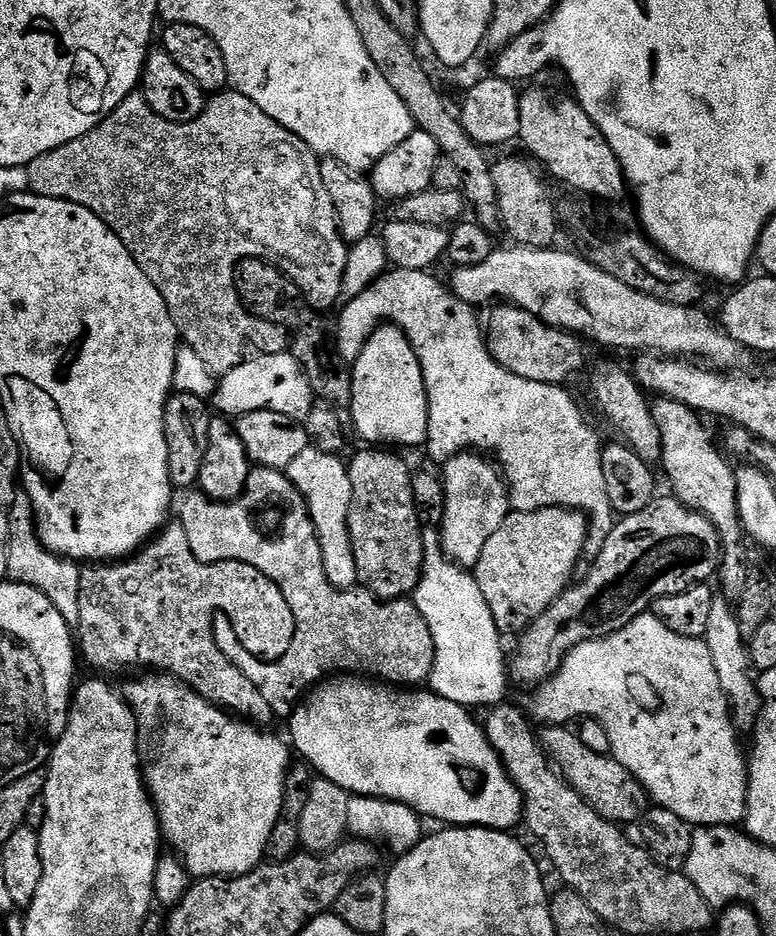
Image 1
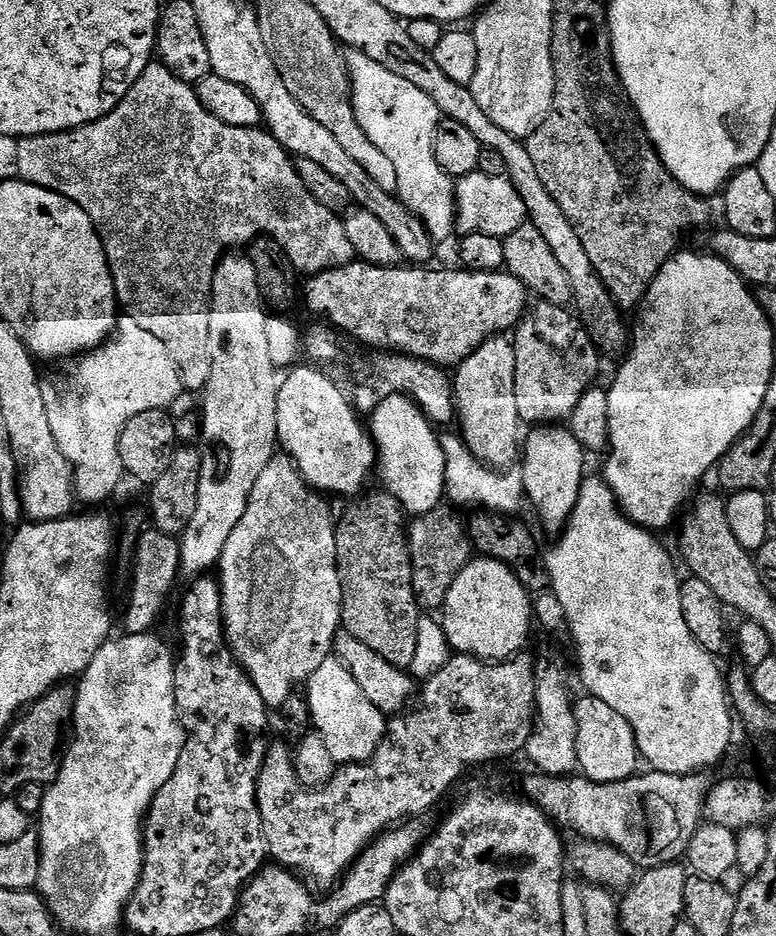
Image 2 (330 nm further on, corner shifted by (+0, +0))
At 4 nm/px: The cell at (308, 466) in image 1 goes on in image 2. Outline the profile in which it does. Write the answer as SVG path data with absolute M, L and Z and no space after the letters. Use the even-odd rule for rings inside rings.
M278 454L262 470L246 514L234 526L230 542L220 555L218 579L224 611L224 638L236 661L254 682L269 709L278 710L334 652L336 635L342 630L342 582L336 564L336 526L323 495L300 476L287 454Z

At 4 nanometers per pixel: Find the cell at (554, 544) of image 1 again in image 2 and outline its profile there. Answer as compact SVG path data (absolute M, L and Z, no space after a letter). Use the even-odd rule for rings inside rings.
M476 558L468 564L458 578L454 578L454 586L450 586L450 594L446 594L446 602L442 609L444 633L448 646L453 653L461 656L477 656L485 662L503 662L511 660L523 653L528 644L528 635L534 629L532 615L533 597L518 582L508 565L491 558Z

